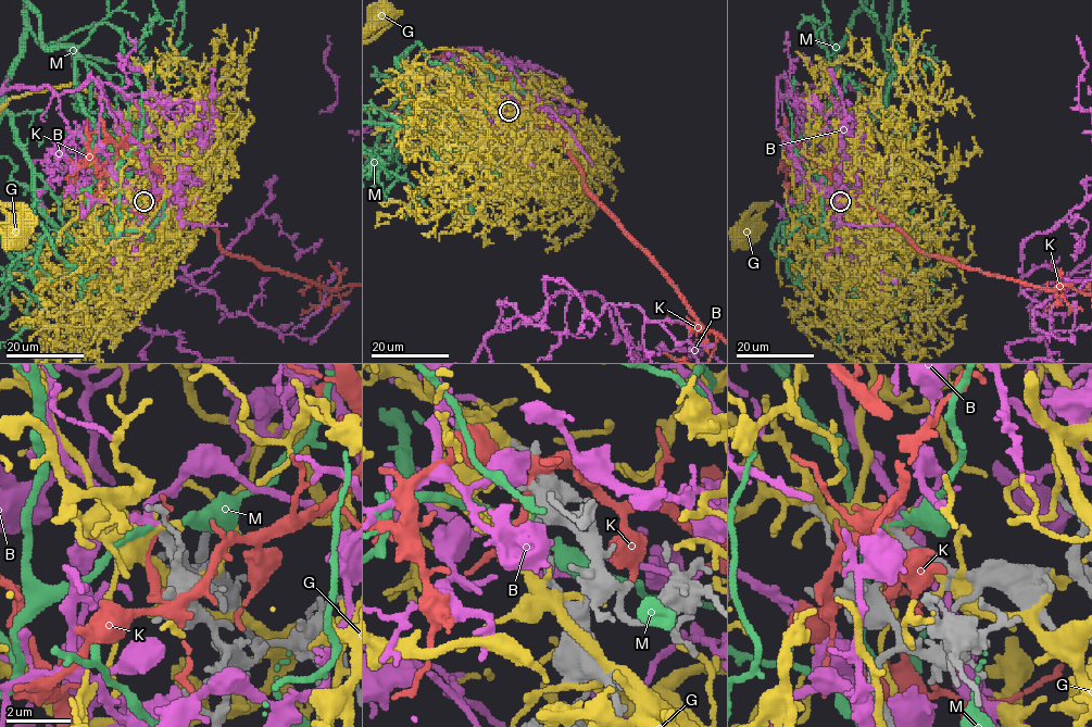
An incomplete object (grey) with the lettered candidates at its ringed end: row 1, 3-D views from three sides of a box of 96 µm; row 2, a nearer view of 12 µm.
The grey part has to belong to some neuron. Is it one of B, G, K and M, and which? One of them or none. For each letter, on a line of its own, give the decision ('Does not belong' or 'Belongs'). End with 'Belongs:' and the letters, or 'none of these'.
B: Belongs
G: Does not belong
K: Does not belong
M: Does not belong
Belongs: B

